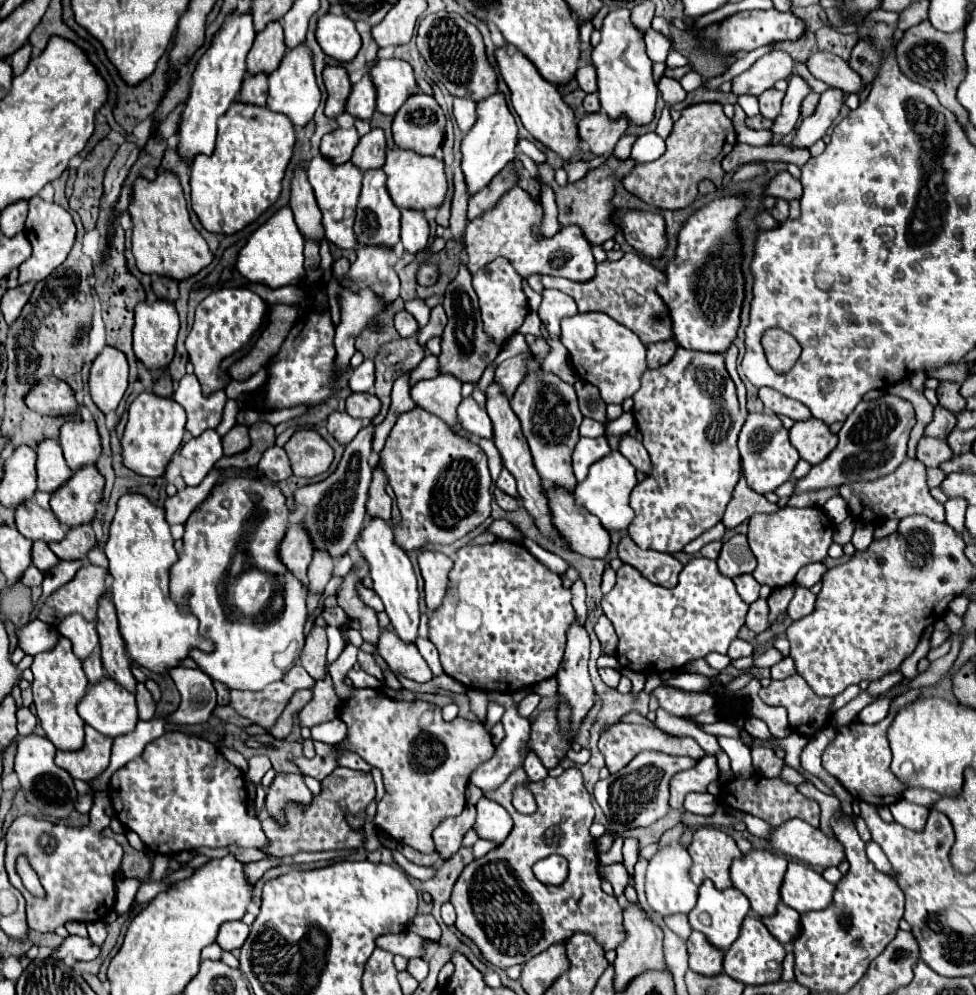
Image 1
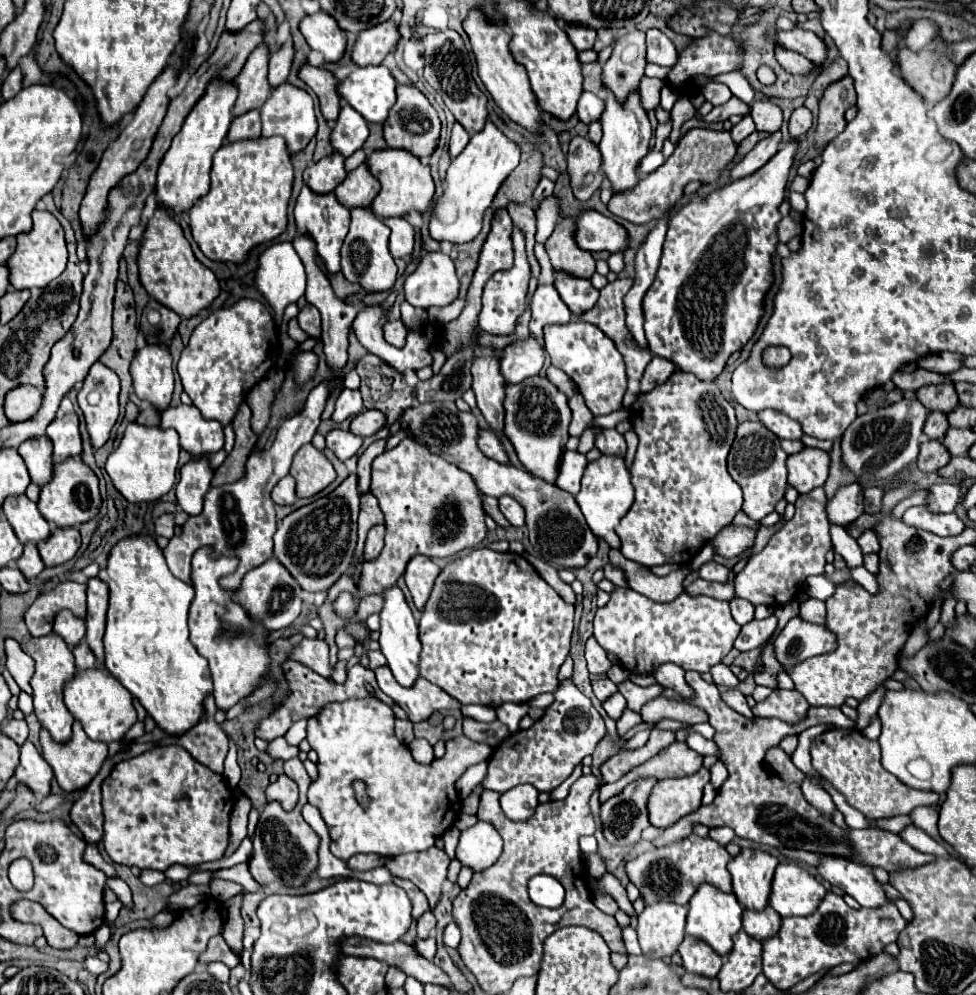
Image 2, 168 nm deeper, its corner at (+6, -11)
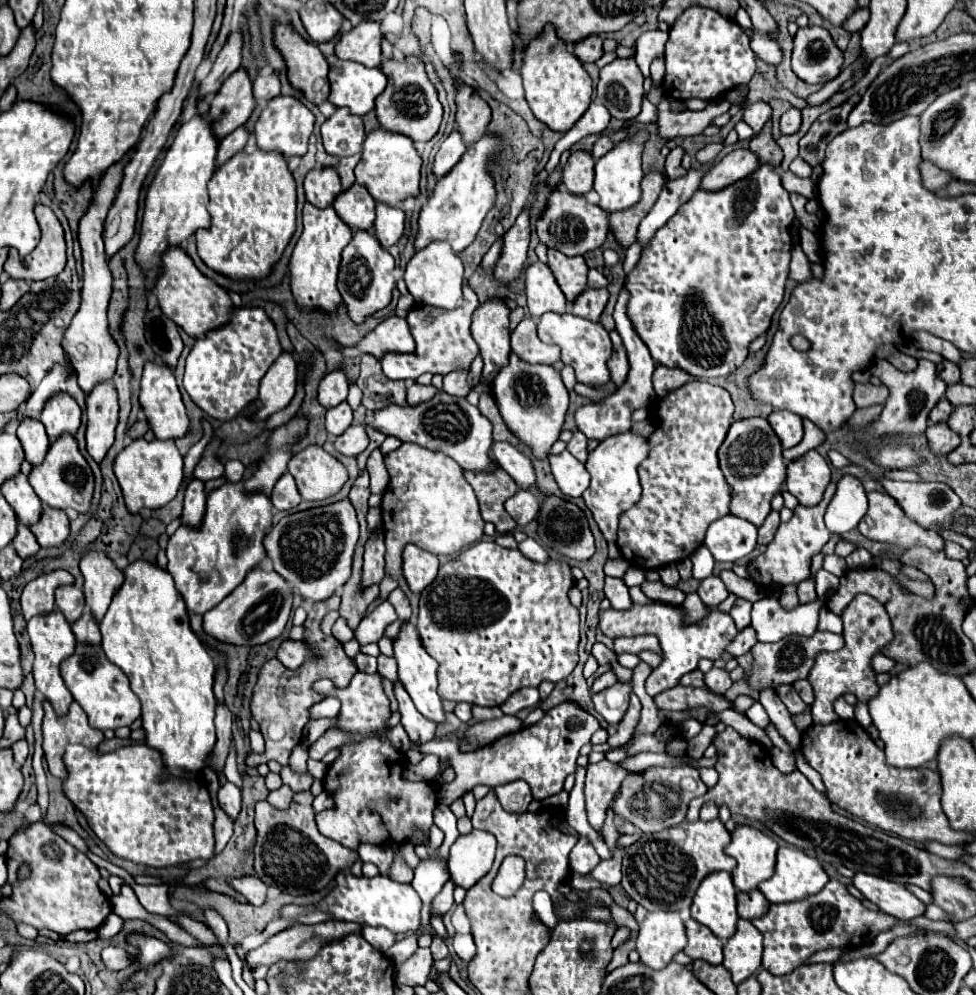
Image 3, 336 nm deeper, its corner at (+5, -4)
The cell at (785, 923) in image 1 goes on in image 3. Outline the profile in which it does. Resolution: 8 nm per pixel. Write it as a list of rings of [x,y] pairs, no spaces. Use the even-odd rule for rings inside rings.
[[[751,891],[751,893],[737,893],[737,913],[741,919],[759,919],[767,913],[769,901],[763,897],[761,891]]]

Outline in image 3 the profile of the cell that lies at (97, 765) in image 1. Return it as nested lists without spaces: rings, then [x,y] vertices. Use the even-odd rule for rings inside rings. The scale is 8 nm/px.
[[[45,701],[45,717],[43,717],[43,751],[53,777],[65,779],[67,765],[63,761],[63,753],[67,745],[83,745],[87,749],[95,749],[103,739],[103,731],[89,727],[85,711],[73,703],[65,717],[57,717],[53,707]]]

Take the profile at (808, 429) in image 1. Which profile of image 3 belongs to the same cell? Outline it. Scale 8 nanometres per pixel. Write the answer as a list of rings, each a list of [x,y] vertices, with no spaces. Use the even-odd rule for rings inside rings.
[[[815,449],[787,465],[787,491],[793,493],[801,505],[817,505],[829,481],[829,463]]]

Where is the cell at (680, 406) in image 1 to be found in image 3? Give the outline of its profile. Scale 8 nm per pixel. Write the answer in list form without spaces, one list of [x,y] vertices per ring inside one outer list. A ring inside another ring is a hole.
[[[691,379],[687,385],[673,389],[665,397],[657,401],[657,407],[651,407],[651,421],[655,431],[647,437],[649,455],[639,465],[639,479],[641,479],[641,499],[637,505],[621,513],[619,517],[619,539],[617,545],[621,549],[623,559],[639,569],[659,569],[671,563],[679,563],[681,559],[691,557],[705,539],[707,527],[729,513],[731,503],[731,485],[723,481],[723,471],[719,469],[719,445],[727,437],[727,429],[733,423],[735,405],[729,393],[723,387]]]

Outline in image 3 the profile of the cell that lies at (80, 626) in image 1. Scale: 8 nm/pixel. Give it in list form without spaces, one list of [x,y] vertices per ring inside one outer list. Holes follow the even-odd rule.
[[[77,585],[59,587],[55,591],[55,605],[69,623],[75,623],[83,615],[83,607],[85,607],[83,591]]]

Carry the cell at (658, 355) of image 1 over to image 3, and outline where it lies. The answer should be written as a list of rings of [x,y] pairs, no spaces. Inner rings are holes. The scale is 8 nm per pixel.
[[[657,365],[653,373],[653,387],[657,397],[663,397],[667,391],[673,391],[689,381],[689,373],[683,369],[669,369],[665,365]]]

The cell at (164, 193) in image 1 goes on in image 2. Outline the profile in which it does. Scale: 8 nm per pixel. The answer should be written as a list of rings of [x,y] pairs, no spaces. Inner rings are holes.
[[[156,210],[156,216],[150,218],[140,246],[138,268],[140,282],[146,292],[182,318],[192,318],[200,314],[220,294],[220,286],[214,272],[196,260],[180,224],[172,216],[166,216],[166,212]]]

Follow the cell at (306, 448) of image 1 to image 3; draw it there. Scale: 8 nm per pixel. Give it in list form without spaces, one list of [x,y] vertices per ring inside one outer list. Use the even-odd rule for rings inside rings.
[[[309,445],[295,453],[287,469],[295,477],[301,497],[307,501],[327,499],[347,481],[347,469],[319,445]]]

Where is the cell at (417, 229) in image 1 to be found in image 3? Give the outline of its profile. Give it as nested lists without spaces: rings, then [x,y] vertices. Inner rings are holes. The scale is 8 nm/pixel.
[[[377,203],[377,219],[375,219],[375,237],[383,247],[395,245],[405,231],[405,213],[397,207],[389,207]]]

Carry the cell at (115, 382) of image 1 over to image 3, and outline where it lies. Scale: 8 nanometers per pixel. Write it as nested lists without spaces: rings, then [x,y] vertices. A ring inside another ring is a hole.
[[[101,381],[85,399],[87,405],[87,451],[101,463],[107,449],[113,445],[119,399],[111,381]]]

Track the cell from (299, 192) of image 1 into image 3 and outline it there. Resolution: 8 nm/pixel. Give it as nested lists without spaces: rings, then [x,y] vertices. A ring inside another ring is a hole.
[[[341,367],[333,369],[319,383],[319,403],[327,409],[339,405],[341,401],[347,399],[347,387],[349,387],[349,383],[347,383],[345,369],[341,369]]]

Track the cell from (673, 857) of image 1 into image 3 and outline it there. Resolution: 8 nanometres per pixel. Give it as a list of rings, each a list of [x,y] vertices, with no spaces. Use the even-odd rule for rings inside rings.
[[[659,909],[647,913],[637,937],[637,951],[647,967],[663,969],[685,945],[685,923],[679,911]]]

